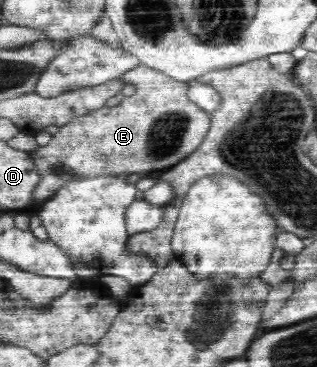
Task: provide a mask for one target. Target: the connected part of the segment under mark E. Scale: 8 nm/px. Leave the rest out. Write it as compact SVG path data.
M141 63L123 73L121 79L135 83L136 93L131 97L125 96L116 107L103 106L69 119L51 135L51 141L47 145L40 146L33 152L39 183L31 191L30 205L35 201L49 200L70 181L115 176L133 179L153 170L164 171L199 147L209 129L209 114L185 98L186 82L177 81L170 75Z

